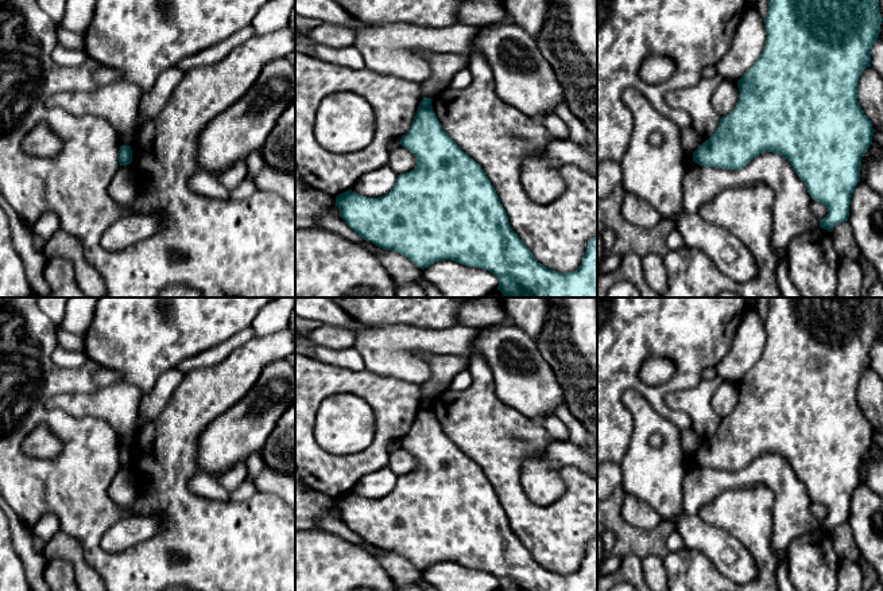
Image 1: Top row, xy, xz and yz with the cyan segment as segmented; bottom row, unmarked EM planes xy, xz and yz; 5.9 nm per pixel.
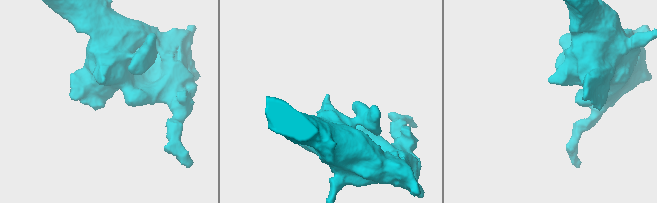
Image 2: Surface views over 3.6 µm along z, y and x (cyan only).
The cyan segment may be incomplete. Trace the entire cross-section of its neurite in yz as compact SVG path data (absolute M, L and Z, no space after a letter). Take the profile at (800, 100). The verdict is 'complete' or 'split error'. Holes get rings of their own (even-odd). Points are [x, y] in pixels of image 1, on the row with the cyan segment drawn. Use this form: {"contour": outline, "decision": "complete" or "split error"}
{"contour": "M768 0L768 12L764 18L767 34L764 50L755 65L737 81L739 100L736 108L729 114L723 116L714 133L697 147L693 152L693 162L704 167L740 170L763 152L779 153L805 183L810 198L826 206L828 214L820 219L820 228L832 232L836 225L848 221L852 193L860 182L861 158L872 144L875 132L857 101L857 81L861 71L871 67L871 47L879 38L882 22L879 0Z", "decision": "complete"}

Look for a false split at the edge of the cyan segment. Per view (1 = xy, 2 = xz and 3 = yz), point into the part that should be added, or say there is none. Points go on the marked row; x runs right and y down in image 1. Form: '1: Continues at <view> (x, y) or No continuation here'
1: No continuation here
2: No continuation here
3: No continuation here

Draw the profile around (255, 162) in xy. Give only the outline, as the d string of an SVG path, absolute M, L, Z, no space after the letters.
M262 148L248 155L248 158L245 159L245 166L247 176L253 179L266 166L264 158L262 155Z

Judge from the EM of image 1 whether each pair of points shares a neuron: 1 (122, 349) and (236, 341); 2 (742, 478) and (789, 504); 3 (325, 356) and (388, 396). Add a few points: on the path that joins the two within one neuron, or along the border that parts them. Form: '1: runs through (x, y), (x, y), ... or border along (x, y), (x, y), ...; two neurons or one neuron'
1: border along (250, 325), (194, 357); two neurons
2: runs through (755, 478), (769, 478), (781, 490); one neuron
3: border along (312, 358), (352, 369), (364, 368); two neurons

